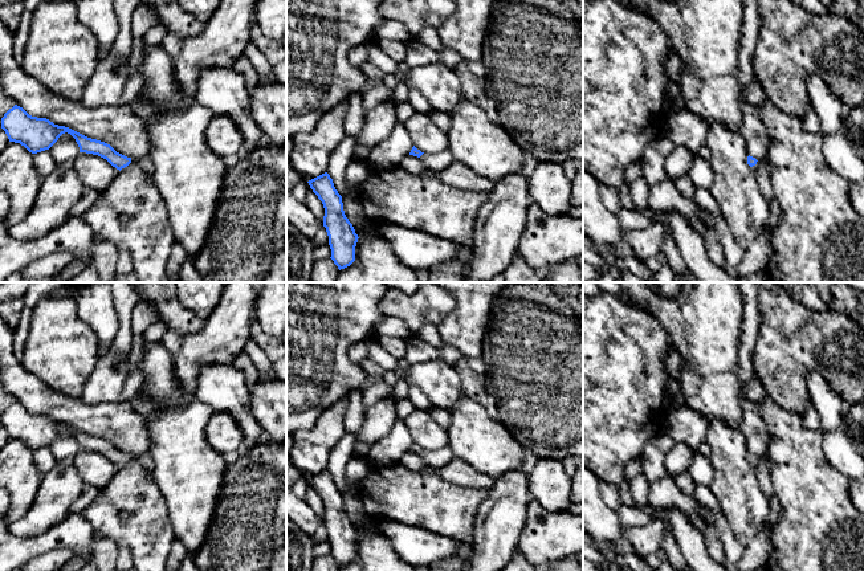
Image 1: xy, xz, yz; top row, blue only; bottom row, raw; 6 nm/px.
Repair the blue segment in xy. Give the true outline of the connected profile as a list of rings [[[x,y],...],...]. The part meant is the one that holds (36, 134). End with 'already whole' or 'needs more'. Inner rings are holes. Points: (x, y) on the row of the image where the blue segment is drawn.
[[[17,105],[1,118],[1,129],[9,142],[20,143],[32,154],[49,150],[62,134],[68,132],[76,139],[80,152],[98,155],[119,171],[131,163],[131,158],[117,152],[110,144],[54,125],[46,118],[32,117]]] | already whole

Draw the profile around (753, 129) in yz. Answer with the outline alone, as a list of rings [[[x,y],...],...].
[[[743,105],[741,131],[746,140],[747,155],[762,160],[769,154],[770,136],[757,107]]]

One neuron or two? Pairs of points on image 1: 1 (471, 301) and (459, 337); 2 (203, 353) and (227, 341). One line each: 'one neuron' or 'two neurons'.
1: one neuron
2: one neuron

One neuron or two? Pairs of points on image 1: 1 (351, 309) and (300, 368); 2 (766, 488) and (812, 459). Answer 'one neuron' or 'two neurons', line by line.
1: one neuron
2: two neurons

